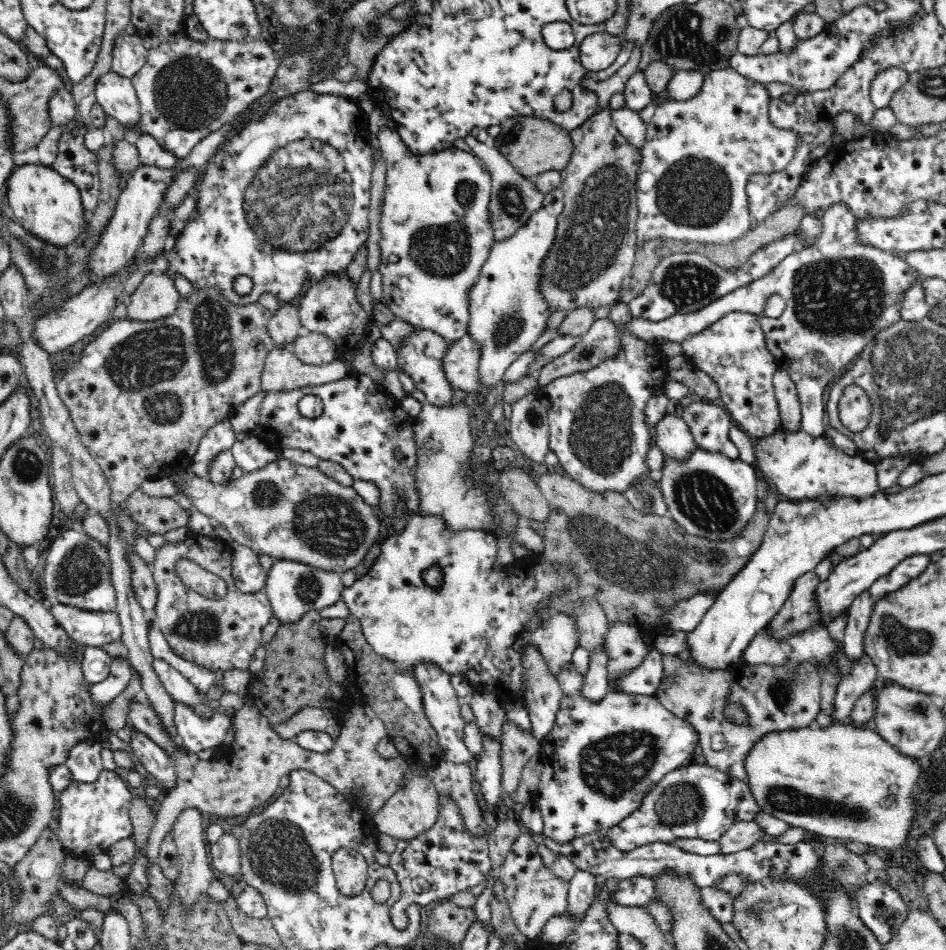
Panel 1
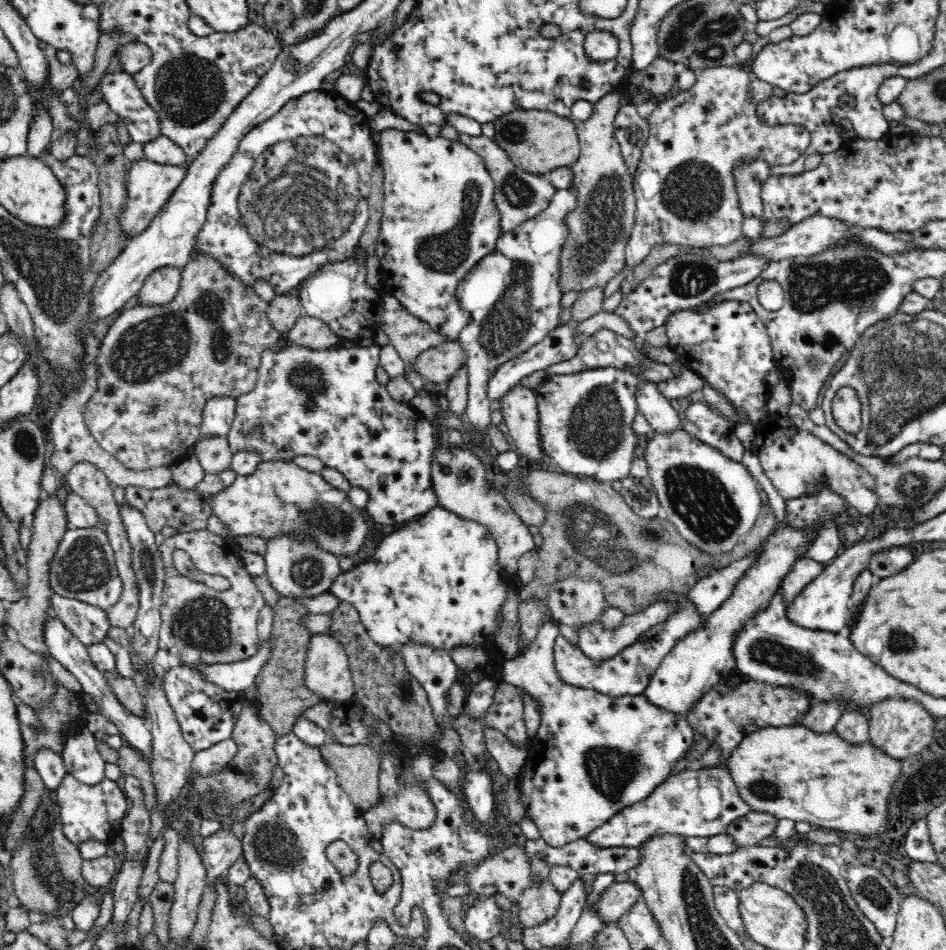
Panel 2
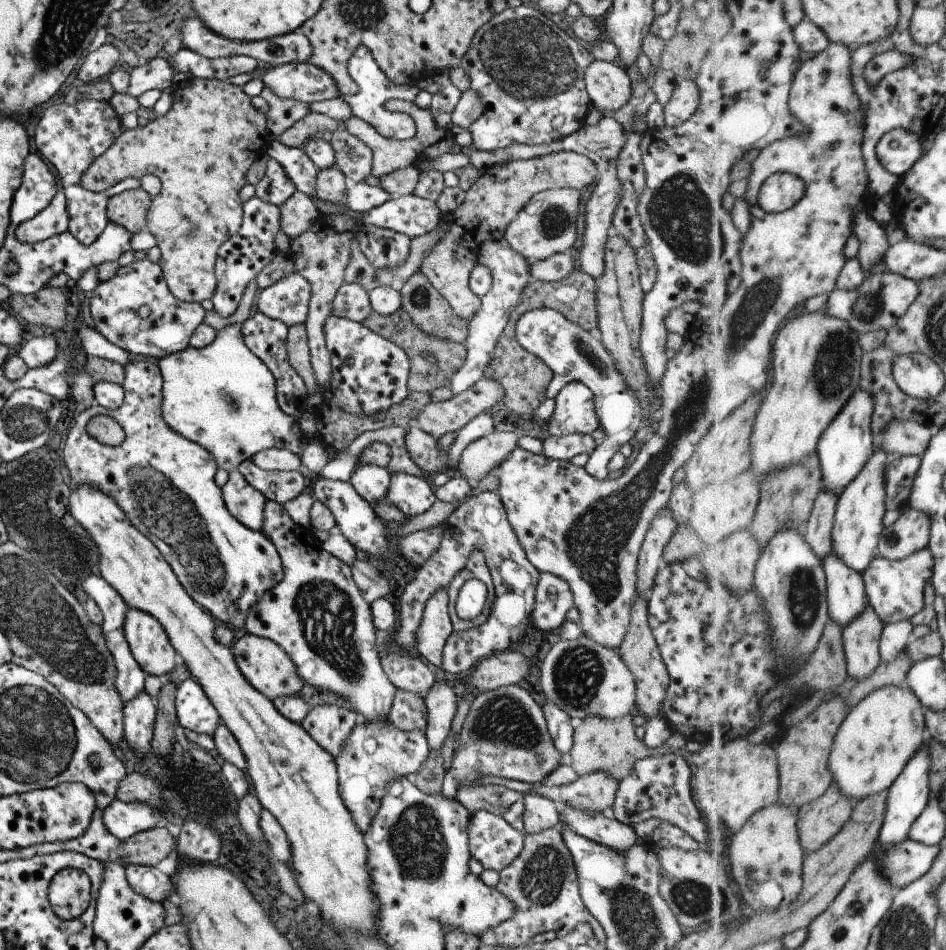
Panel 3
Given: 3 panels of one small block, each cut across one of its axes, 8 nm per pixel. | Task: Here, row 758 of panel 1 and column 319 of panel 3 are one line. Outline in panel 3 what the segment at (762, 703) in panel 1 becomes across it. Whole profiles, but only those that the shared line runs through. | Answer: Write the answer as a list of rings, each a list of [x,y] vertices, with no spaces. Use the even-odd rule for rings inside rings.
[[[335,705],[310,706],[300,722],[303,730],[333,758],[355,725],[355,713]]]

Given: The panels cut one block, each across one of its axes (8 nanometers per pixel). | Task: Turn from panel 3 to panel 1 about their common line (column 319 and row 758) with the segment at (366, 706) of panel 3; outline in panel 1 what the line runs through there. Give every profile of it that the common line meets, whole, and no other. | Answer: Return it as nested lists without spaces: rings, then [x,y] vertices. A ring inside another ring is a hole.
[[[610,692],[602,698],[601,702],[588,703],[581,696],[568,696],[565,695],[562,698],[561,710],[558,712],[556,725],[550,734],[543,738],[542,744],[540,744],[539,756],[544,764],[544,775],[542,781],[538,786],[537,792],[533,794],[533,803],[536,807],[540,808],[543,814],[544,828],[542,836],[552,838],[559,844],[564,844],[576,836],[584,836],[591,832],[608,831],[610,828],[614,828],[616,824],[626,820],[628,816],[632,816],[634,810],[638,810],[641,805],[644,794],[654,786],[654,784],[660,782],[666,774],[677,770],[682,766],[685,766],[690,758],[693,756],[694,750],[699,744],[699,735],[697,731],[686,722],[684,719],[671,714],[667,708],[660,705],[660,702],[655,695],[639,695],[625,692]]]

